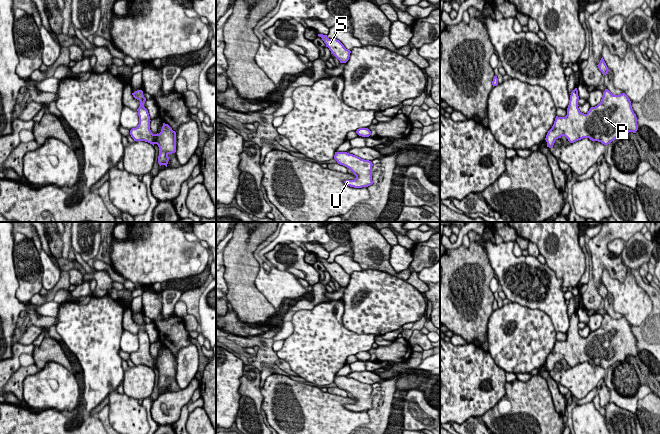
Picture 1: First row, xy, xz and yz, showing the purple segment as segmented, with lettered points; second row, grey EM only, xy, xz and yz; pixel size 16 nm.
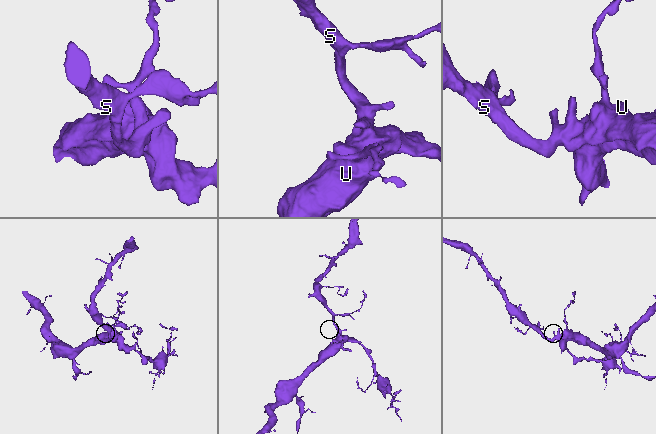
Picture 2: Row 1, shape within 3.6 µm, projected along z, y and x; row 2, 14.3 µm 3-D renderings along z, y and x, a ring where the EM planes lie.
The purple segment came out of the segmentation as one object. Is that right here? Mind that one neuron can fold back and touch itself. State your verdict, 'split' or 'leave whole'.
leave whole

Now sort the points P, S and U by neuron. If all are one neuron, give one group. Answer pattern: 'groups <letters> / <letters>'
groups P S U

